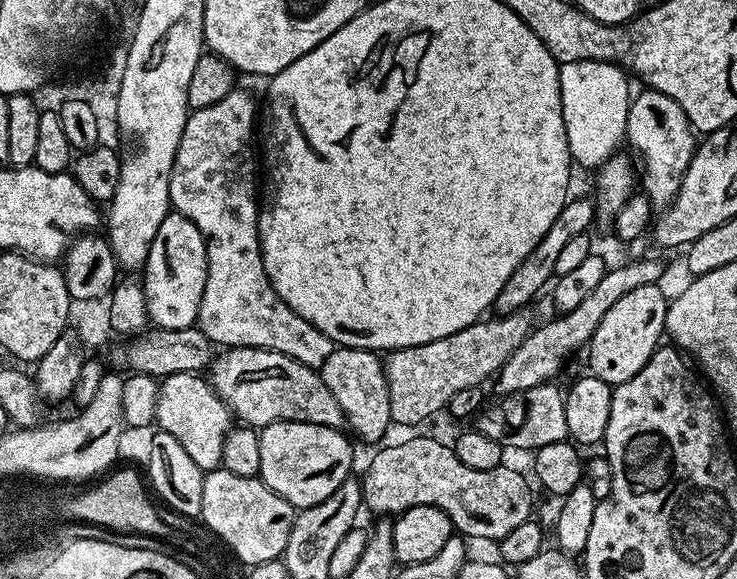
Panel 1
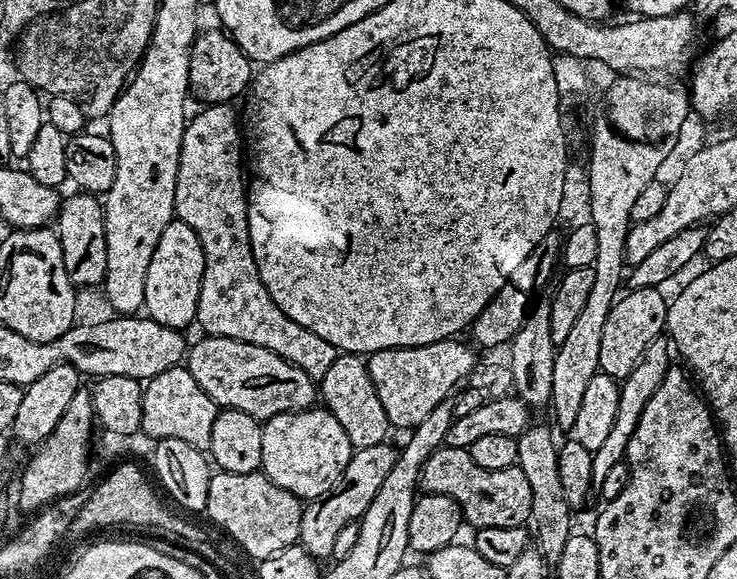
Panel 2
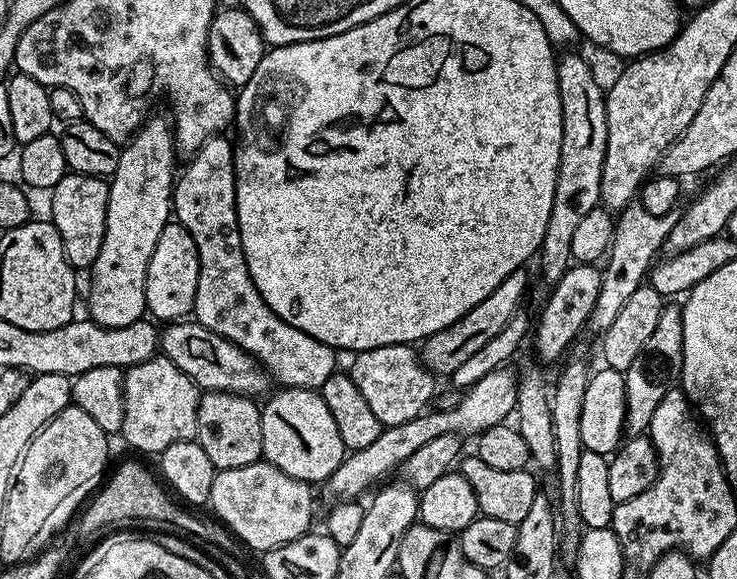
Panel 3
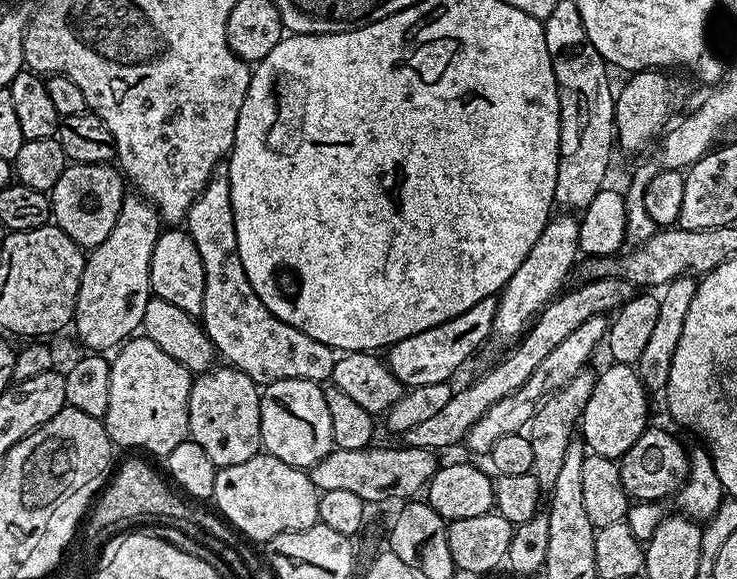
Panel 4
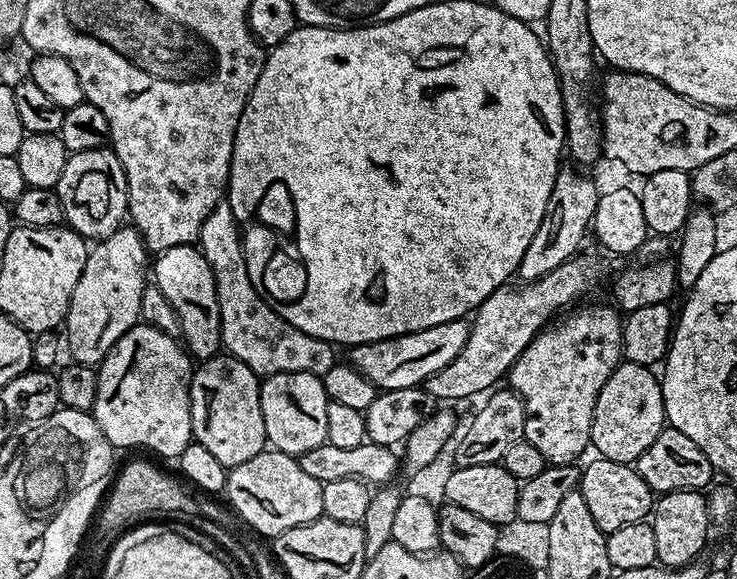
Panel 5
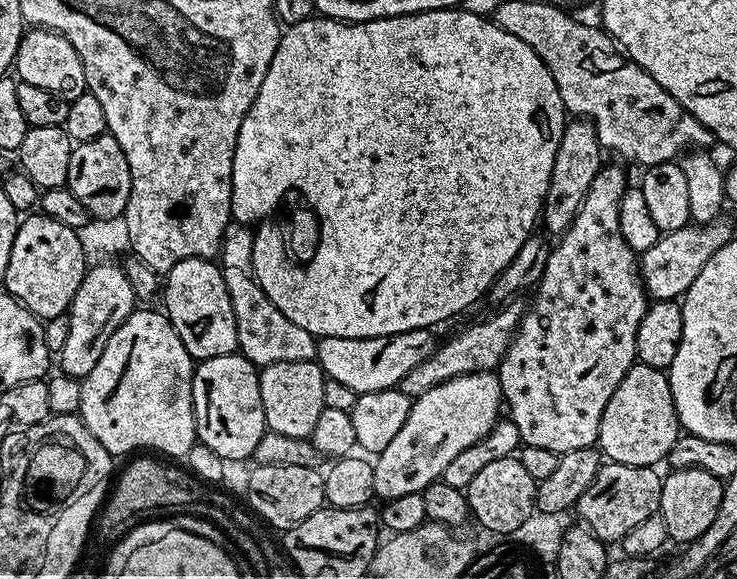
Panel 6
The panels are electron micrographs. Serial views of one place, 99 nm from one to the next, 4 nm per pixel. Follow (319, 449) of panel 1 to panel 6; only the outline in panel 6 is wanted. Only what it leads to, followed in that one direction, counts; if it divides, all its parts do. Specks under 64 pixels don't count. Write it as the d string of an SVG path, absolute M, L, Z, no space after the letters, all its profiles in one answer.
M315 360L306 362L274 362L259 369L262 410L266 414L267 431L286 434L286 438L308 438L324 409L322 386L324 371Z

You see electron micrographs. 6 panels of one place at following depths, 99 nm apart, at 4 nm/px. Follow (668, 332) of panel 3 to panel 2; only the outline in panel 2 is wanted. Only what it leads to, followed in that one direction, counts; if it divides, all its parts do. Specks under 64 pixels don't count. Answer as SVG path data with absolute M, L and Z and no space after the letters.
M658 338L654 342L650 342L650 346L646 346L646 350L642 350L642 358L638 358L634 370L630 370L628 377L620 384L618 414L614 418L614 427L610 430L609 436L602 441L602 446L598 446L598 450L592 453L593 485L599 486L602 482L606 482L606 473L625 459L628 443L638 426L638 418L642 418L642 410L646 410L646 402L650 402L650 398L654 398L654 390L658 390L658 386L662 386L662 378L666 378L669 368L673 367L674 356L672 360L671 355L673 356L673 353L670 351L667 339Z

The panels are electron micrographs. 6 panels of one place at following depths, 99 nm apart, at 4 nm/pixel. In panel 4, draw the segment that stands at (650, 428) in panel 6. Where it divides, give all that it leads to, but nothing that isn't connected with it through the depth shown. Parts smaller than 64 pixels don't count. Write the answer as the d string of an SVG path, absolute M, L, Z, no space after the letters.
M609 363L609 368L595 377L592 393L584 407L584 414L578 425L583 443L589 453L619 461L621 456L638 442L644 429L649 427L648 399L650 393L640 380L631 364Z

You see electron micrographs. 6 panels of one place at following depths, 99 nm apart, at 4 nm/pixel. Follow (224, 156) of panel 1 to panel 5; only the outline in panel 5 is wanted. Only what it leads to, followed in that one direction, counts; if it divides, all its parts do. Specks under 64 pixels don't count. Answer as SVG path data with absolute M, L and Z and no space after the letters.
M227 202L214 206L206 222L202 222L198 247L206 262L210 262L210 270L214 270L218 310L222 314L222 348L227 355L246 362L246 366L261 378L283 372L309 372L322 378L330 366L338 363L337 349L333 345L286 322L286 318L278 315L264 299L254 282L250 282L244 257L242 224Z

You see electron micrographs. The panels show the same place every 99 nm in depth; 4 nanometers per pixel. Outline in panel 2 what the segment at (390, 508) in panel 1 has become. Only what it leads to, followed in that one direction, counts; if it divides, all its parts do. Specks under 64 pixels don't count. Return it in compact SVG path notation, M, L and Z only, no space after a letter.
M441 446L431 452L424 469L420 471L419 487L425 493L446 494L458 502L460 514L465 525L472 524L473 529L485 528L486 526L518 526L527 525L532 514L530 502L530 482L526 482L526 474L522 474L520 467L507 468L506 470L485 470L478 466L474 458L470 458L466 448L449 448Z

